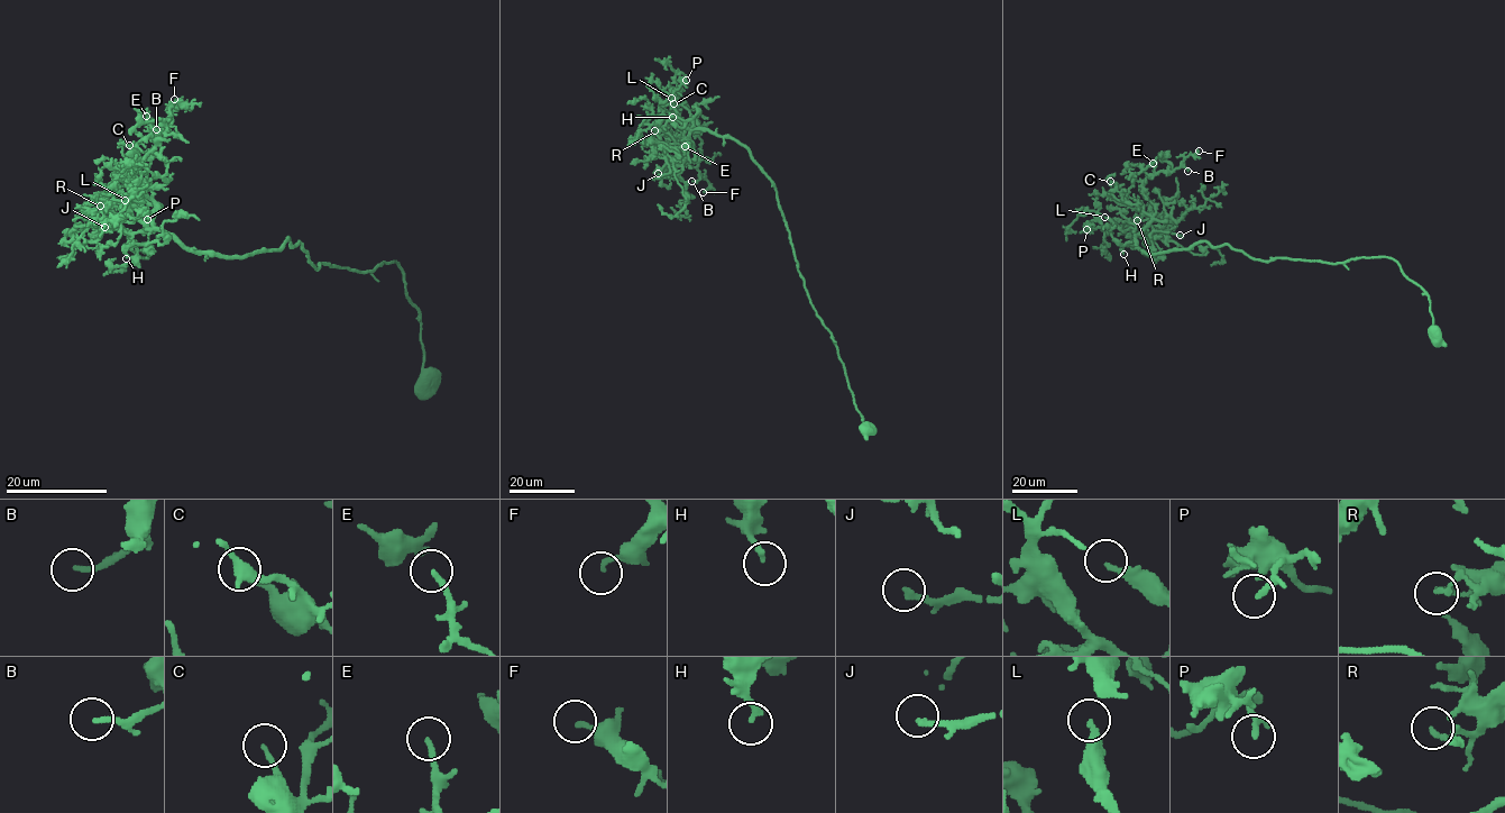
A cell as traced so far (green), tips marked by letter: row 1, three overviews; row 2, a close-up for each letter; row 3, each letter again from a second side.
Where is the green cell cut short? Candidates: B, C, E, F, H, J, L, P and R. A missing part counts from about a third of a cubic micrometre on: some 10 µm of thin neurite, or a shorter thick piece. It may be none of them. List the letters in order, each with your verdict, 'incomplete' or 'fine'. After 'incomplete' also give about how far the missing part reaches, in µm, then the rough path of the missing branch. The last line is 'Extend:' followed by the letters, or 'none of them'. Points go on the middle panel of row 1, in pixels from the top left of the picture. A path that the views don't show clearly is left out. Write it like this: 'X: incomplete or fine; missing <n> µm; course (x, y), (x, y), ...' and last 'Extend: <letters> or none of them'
B: incomplete; missing 7 µm
C: fine
E: fine
F: incomplete; missing 3 µm
H: incomplete; missing 10 µm; course (672, 117), (664, 118), (662, 133)
J: incomplete; missing 9 µm
L: fine
P: fine
R: fine
Extend: B, F, H, J

